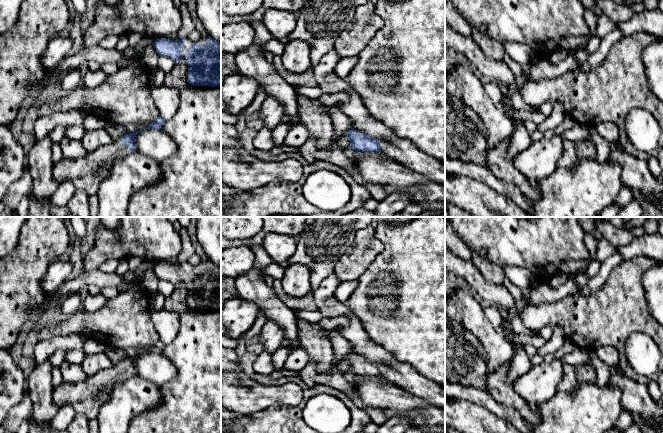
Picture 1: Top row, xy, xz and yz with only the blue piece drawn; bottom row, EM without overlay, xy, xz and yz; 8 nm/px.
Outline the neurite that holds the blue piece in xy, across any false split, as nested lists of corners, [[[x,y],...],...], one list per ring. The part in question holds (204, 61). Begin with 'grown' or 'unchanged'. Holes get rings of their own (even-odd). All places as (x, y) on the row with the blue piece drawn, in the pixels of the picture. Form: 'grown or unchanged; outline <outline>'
grown; outline [[[212,37],[198,41],[187,38],[157,38],[153,46],[159,56],[184,60],[188,66],[187,82],[193,86],[221,86],[221,44]]]

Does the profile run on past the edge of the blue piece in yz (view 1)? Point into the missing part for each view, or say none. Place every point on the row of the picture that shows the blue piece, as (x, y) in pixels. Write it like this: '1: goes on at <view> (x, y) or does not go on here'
1: does not go on here

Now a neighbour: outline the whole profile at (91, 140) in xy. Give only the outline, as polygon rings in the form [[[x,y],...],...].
[[[105,129],[86,131],[81,143],[87,152],[92,152],[100,146],[113,143],[114,140]]]

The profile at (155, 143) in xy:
[[[144,129],[134,140],[136,152],[161,163],[177,151],[175,141],[161,129]]]

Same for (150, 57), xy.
[[[153,44],[147,45],[143,52],[143,62],[150,72],[157,69],[158,58],[159,55],[157,54]]]

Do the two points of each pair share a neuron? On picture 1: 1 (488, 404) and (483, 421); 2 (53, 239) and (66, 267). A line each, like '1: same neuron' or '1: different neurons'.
1: different neurons
2: different neurons

